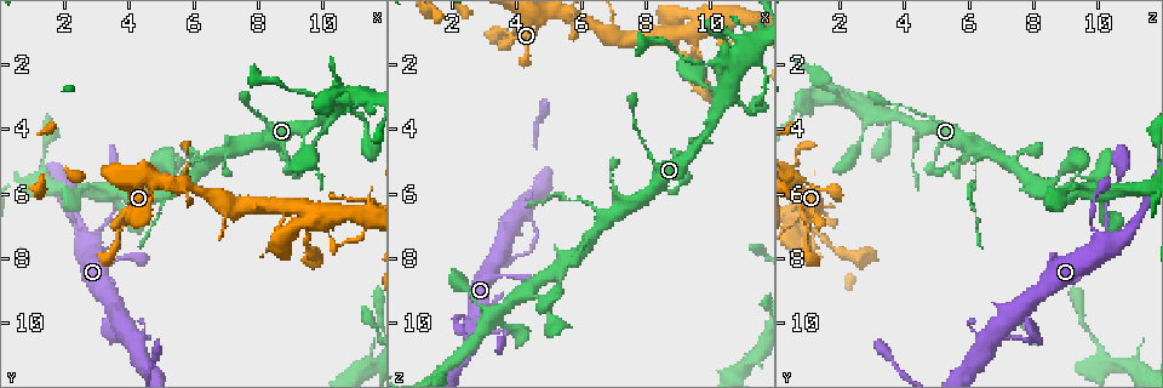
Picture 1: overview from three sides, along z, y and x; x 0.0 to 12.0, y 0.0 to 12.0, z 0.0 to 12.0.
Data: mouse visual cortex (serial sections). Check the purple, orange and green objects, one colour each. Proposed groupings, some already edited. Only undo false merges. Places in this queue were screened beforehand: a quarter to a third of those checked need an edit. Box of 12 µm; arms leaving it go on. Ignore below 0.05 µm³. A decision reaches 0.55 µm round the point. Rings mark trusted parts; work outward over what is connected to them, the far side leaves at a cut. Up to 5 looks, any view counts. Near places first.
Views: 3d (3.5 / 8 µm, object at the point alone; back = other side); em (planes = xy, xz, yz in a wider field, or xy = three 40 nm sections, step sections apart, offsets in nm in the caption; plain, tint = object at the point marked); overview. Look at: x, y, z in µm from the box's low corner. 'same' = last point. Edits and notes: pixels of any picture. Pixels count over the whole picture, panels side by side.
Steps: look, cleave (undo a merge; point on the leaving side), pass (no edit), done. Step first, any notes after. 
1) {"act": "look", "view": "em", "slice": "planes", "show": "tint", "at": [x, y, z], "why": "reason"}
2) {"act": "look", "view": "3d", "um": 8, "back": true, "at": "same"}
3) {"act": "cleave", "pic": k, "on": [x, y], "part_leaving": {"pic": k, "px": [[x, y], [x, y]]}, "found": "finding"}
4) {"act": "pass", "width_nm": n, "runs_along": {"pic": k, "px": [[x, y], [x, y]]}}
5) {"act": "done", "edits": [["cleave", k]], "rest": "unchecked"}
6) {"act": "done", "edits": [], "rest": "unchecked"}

{"act": "look", "view": "3d", "um": 3.5, "at": [2.3, 6.9, 9.7], "why": "a narrow waist"}

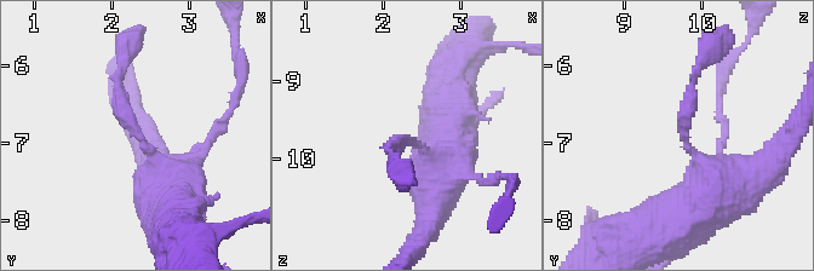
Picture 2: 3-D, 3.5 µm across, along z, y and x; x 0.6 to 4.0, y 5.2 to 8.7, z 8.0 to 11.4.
{"act": "look", "view": "em", "slice": "xy", "step": 1, "show": "tint", "at": [2.40, 6.90, 9.80], "arm_widths_nm": [150, 700], "why": "shape alone is not enough"}

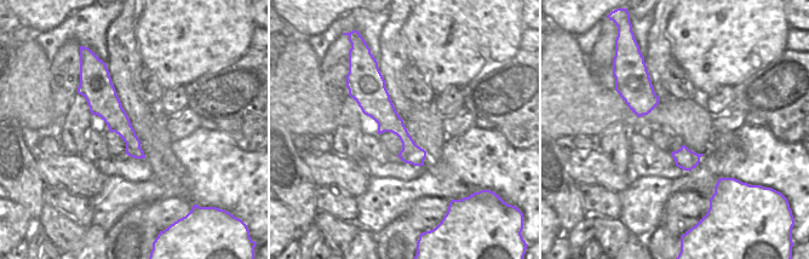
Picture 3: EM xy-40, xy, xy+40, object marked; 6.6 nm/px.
{"act": "pass", "width_nm": 190, "runs_along": {"pic": 2, "px": [[167, 201], [122, 67]]}, "found": "continuous, no second cell"}

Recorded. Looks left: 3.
{"act": "look", "view": "3d", "um": 3.5, "at": [9.8, 3.0, 2.0], "why": "thin neck"}

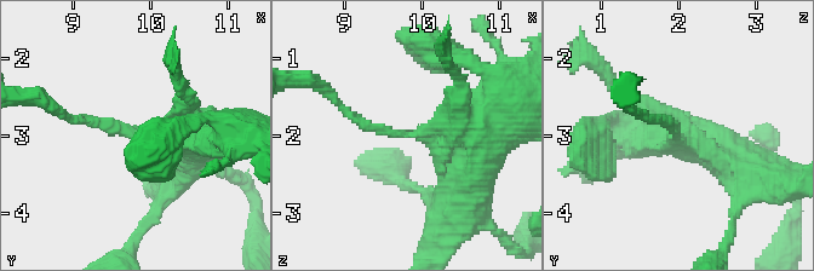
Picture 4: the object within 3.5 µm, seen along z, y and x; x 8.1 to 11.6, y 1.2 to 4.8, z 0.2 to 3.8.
{"act": "look", "view": "em", "slice": "xy", "step": 1, "show": "tint", "at": [9.80, 3.05, 2.00], "arm_widths_nm": [150, 350], "why": "shape alone is not enough"}

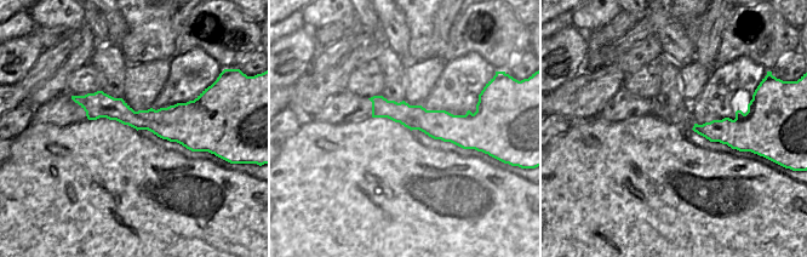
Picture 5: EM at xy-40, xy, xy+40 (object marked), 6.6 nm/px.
{"act": "cleave", "pic": 4, "on": [454, 70], "part_leaving": {"pic": 4, "px": [[448, 143], [363, 125], [340, 105]]}, "found": "a second cell is stuck on"}

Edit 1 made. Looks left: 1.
{"act": "done", "edits": [["cleave", 4]], "rest": "unchecked"}

